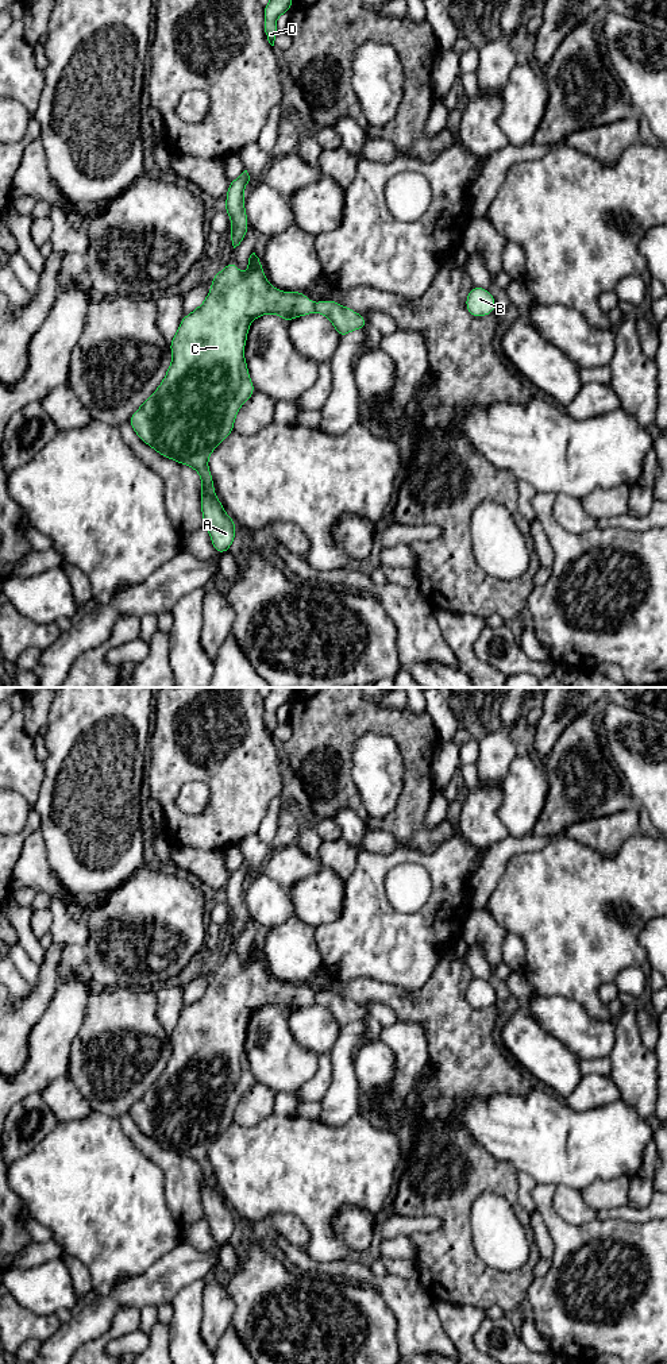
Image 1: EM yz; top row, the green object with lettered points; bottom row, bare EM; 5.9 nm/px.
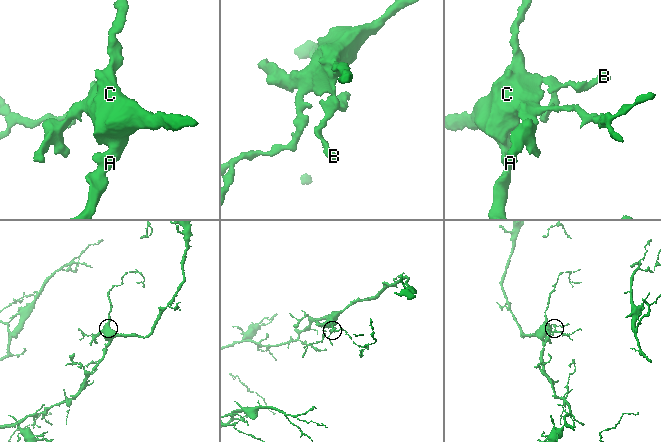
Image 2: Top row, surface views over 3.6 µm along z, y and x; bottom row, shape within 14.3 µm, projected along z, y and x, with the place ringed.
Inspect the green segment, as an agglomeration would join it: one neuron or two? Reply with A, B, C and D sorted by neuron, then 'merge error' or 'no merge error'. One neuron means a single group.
A B C D | no merge error

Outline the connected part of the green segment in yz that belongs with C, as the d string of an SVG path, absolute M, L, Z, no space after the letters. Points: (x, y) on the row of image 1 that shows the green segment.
M255 253L250 255L247 267L248 273L243 276L235 262L230 261L223 271L213 273L207 298L182 317L178 331L169 343L173 359L162 384L128 420L140 440L159 455L190 466L200 474L201 519L216 554L230 550L235 540L236 524L213 493L215 483L208 469L208 458L234 431L240 406L255 392L244 361L250 323L266 313L274 313L289 324L293 317L315 311L331 320L340 339L354 330L369 327L362 315L339 303L323 300L313 304L302 292L281 292L273 288Z

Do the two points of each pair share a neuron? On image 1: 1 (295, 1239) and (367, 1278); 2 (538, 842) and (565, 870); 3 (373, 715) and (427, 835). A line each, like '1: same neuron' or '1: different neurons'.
1: different neurons
2: different neurons
3: same neuron

